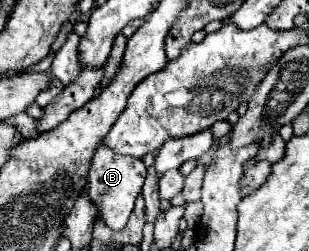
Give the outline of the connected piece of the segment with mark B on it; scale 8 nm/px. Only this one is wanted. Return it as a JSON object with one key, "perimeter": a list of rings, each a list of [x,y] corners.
{"perimeter":[[[100,145],[94,153],[92,167],[88,171],[88,187],[86,193],[94,207],[98,209],[100,221],[104,221],[112,231],[122,231],[128,223],[128,217],[134,209],[134,199],[140,195],[146,179],[146,165],[136,157],[124,157],[112,153],[106,145]]]}

